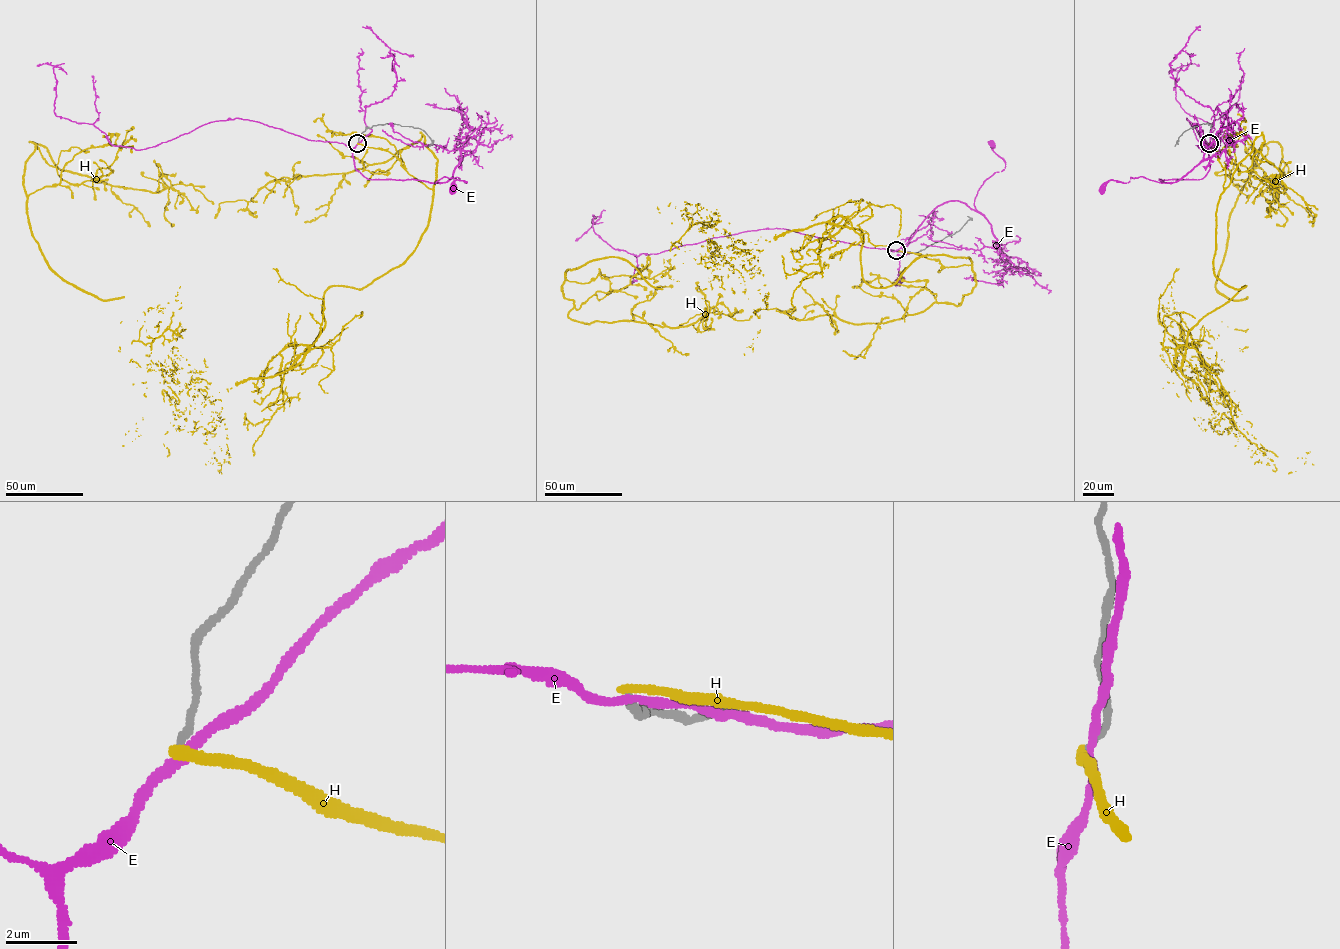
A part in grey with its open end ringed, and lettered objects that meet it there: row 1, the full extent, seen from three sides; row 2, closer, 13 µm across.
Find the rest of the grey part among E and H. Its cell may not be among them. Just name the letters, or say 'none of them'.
none of them

